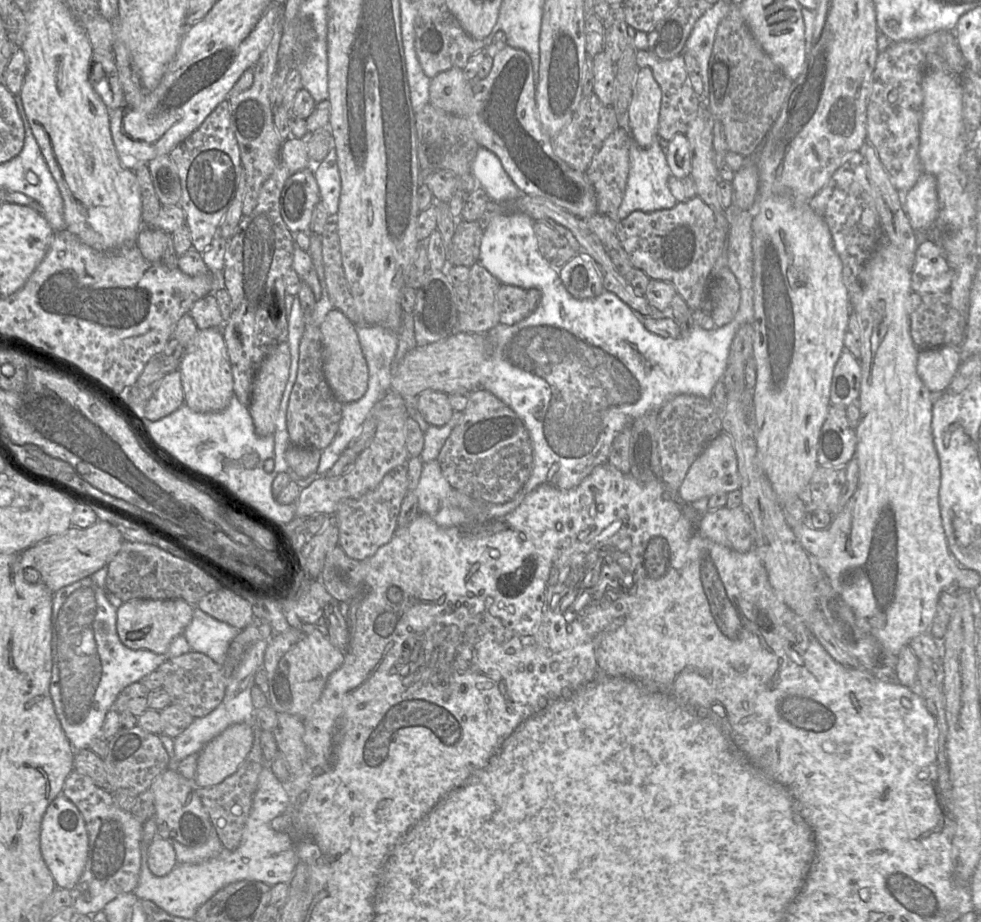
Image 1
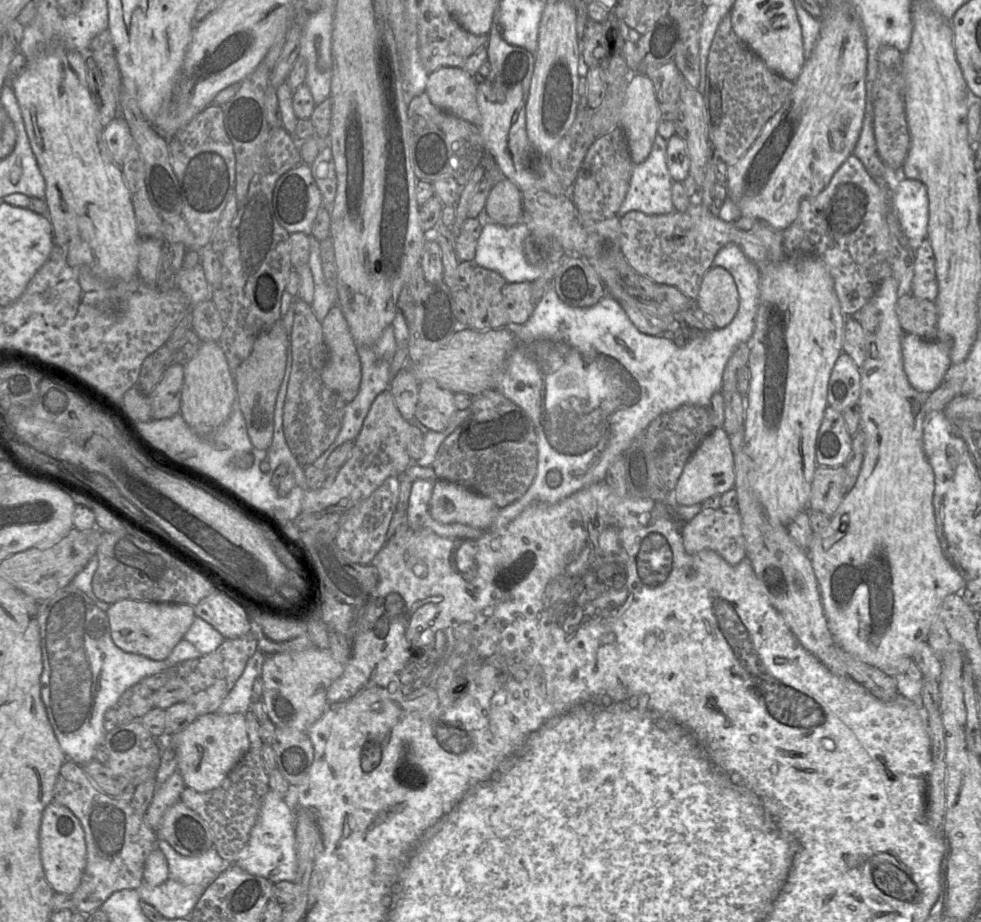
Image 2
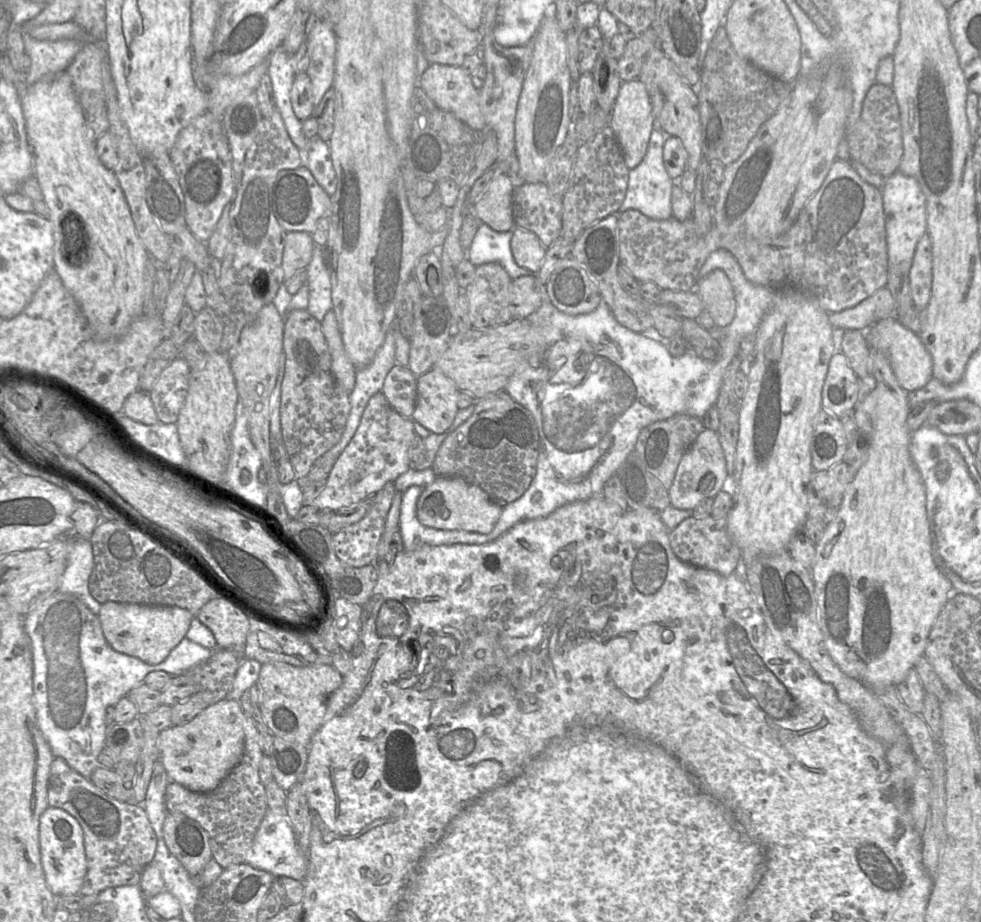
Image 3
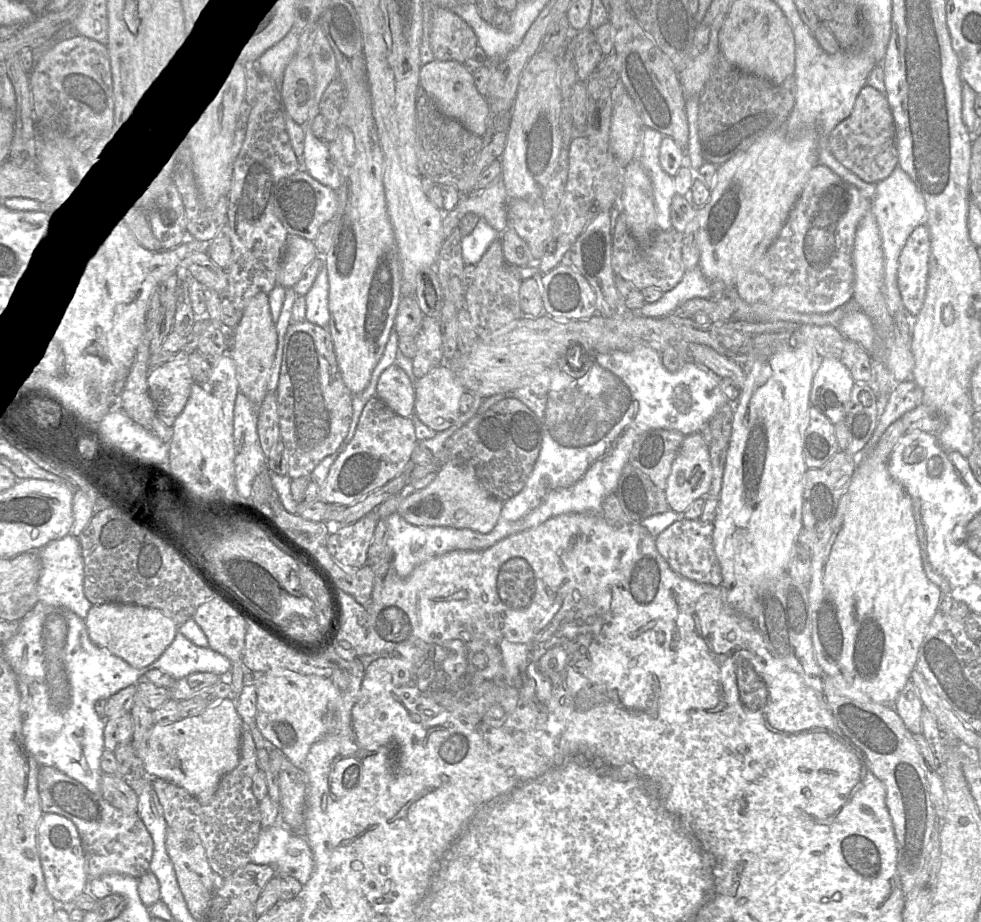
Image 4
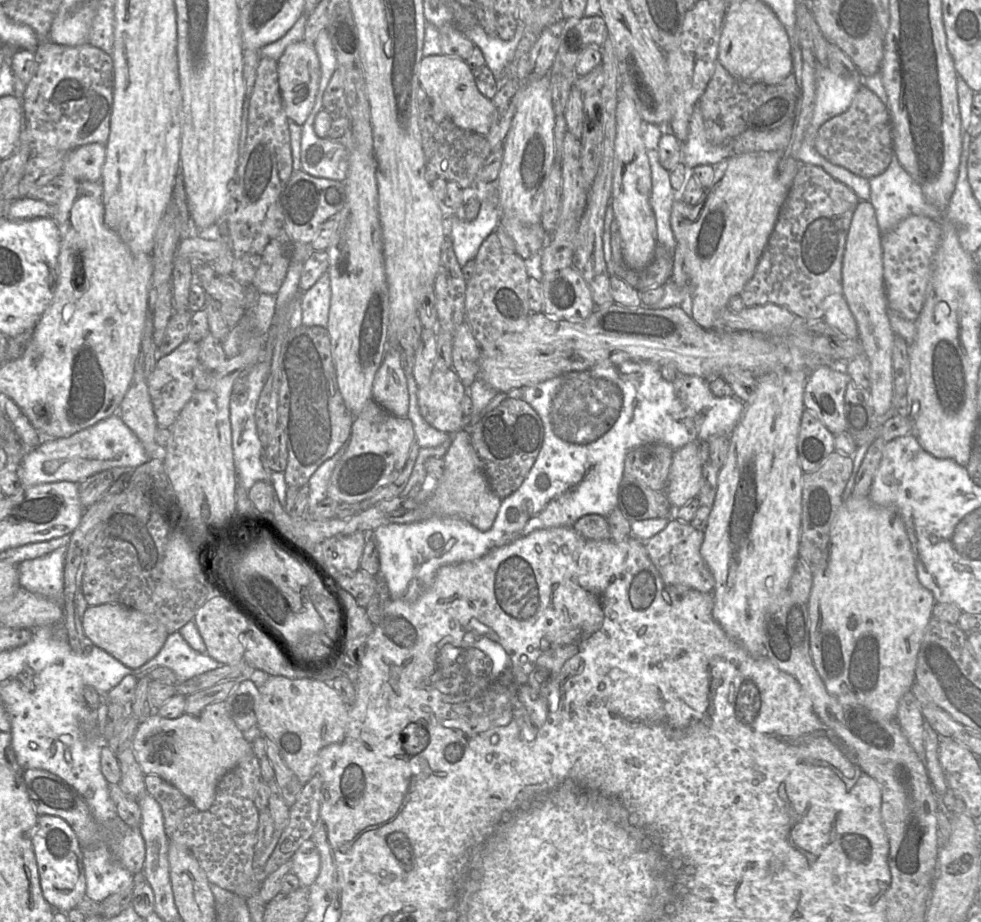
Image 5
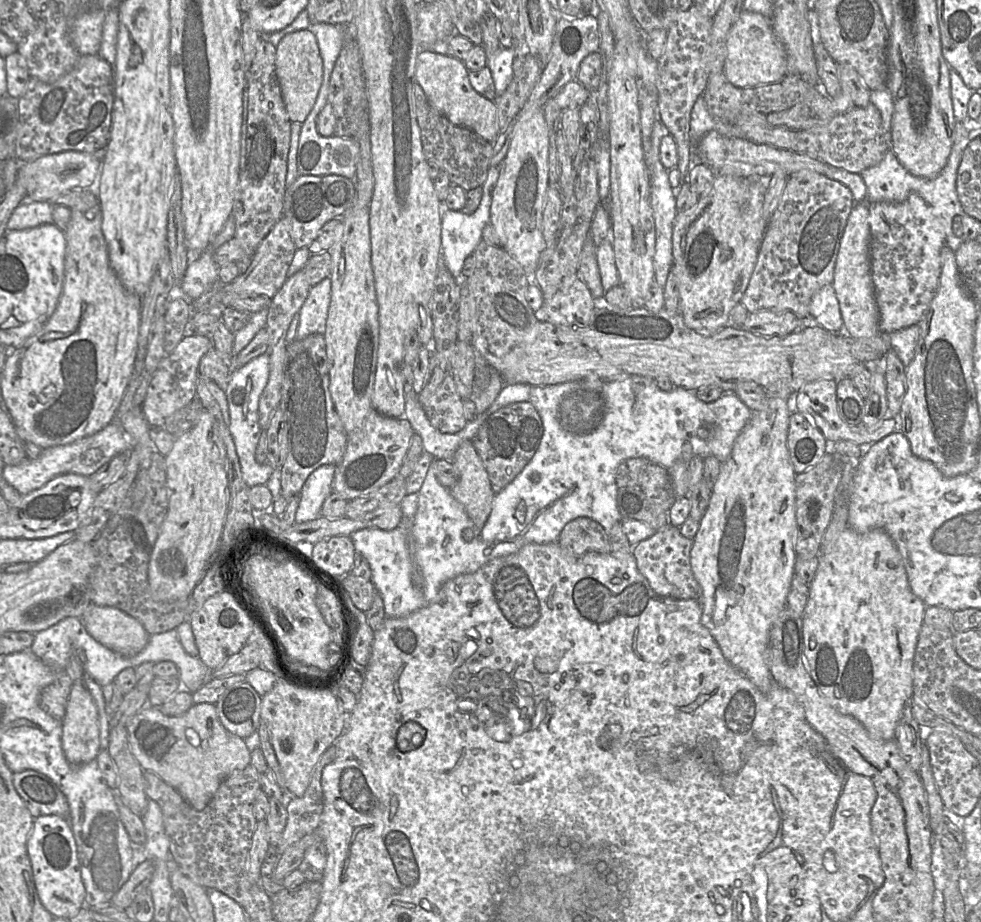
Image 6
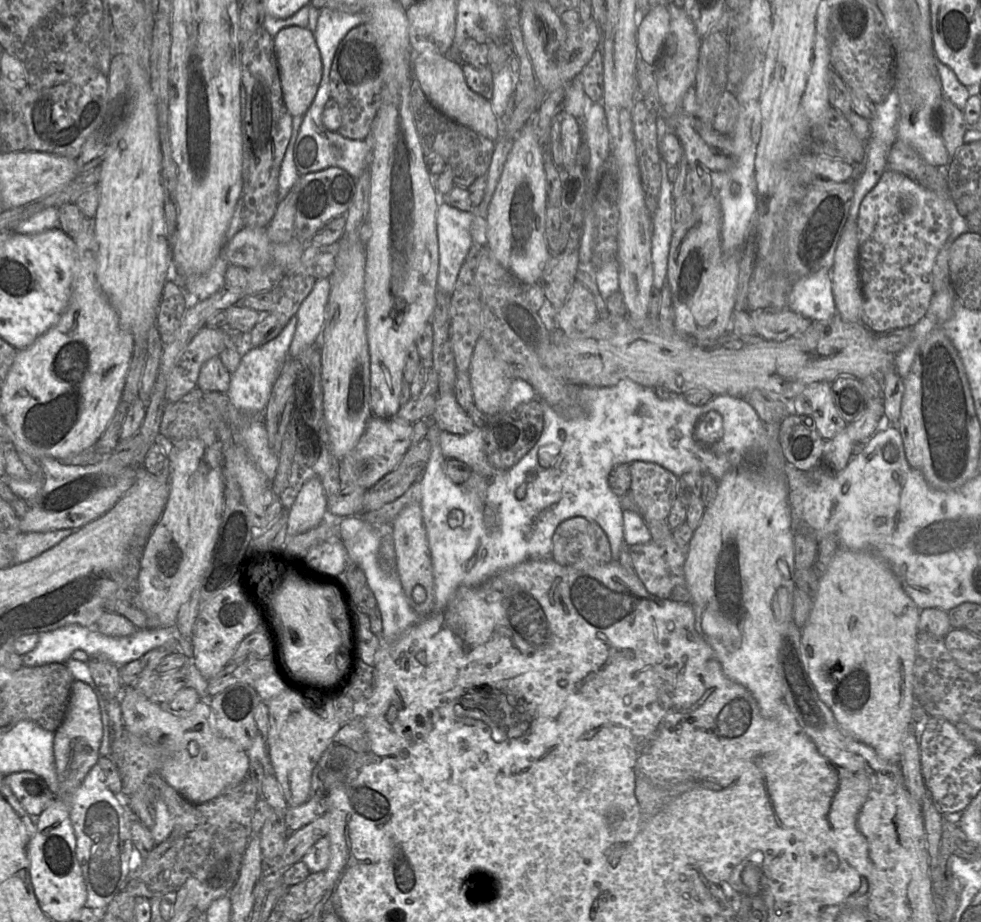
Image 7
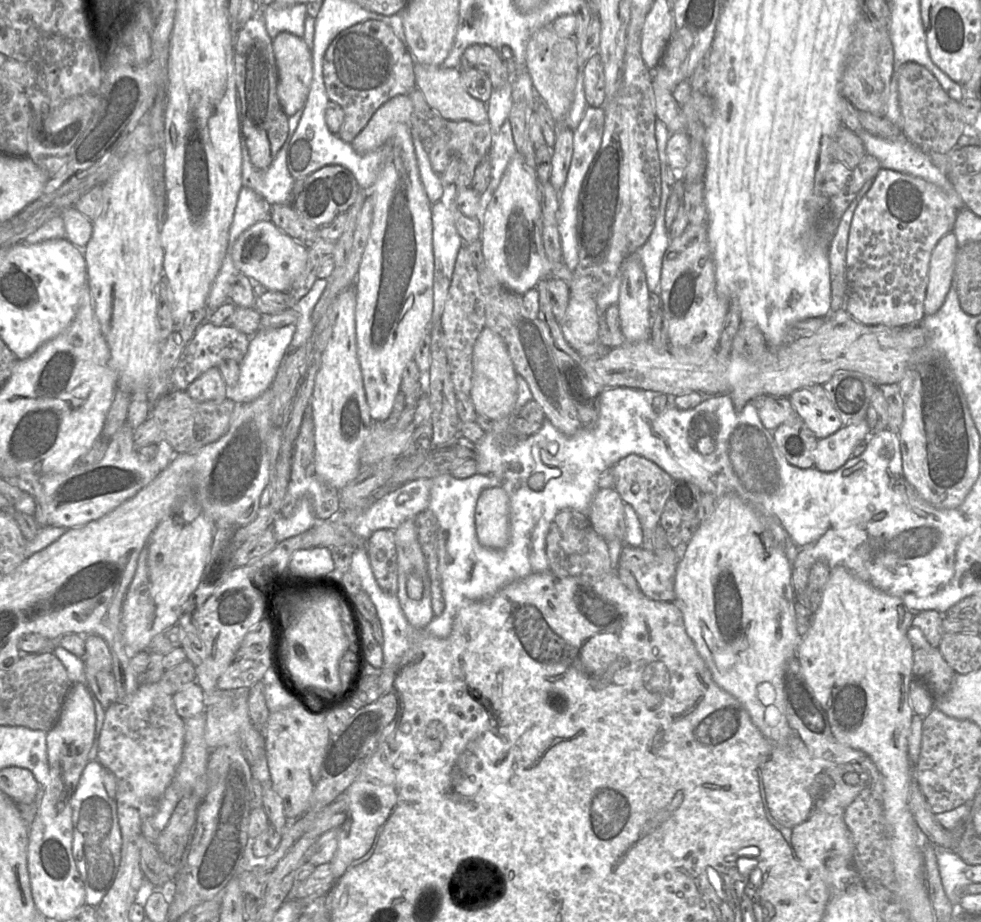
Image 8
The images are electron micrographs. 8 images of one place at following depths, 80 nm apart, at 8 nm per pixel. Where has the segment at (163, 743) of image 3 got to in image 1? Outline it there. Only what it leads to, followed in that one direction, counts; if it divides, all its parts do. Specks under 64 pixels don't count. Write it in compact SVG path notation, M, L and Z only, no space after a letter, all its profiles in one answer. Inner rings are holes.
M235 724L211 740L198 753L195 783L200 788L212 787L233 775L252 749L254 735L249 724Z

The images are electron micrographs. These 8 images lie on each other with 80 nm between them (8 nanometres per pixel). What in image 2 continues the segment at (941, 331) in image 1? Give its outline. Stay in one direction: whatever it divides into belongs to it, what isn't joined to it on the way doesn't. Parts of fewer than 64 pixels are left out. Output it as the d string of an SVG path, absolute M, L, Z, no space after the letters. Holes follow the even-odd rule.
M912 294L901 296L896 312L905 333L916 335L927 341L936 341L938 311L935 301L921 299Z

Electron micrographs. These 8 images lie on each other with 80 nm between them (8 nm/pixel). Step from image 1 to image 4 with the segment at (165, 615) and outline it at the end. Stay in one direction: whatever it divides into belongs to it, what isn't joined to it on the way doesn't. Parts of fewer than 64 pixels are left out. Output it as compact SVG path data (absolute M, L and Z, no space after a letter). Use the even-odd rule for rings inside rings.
M124 603L93 605L84 621L94 644L137 669L155 662L173 642L179 628L172 619L157 609Z

